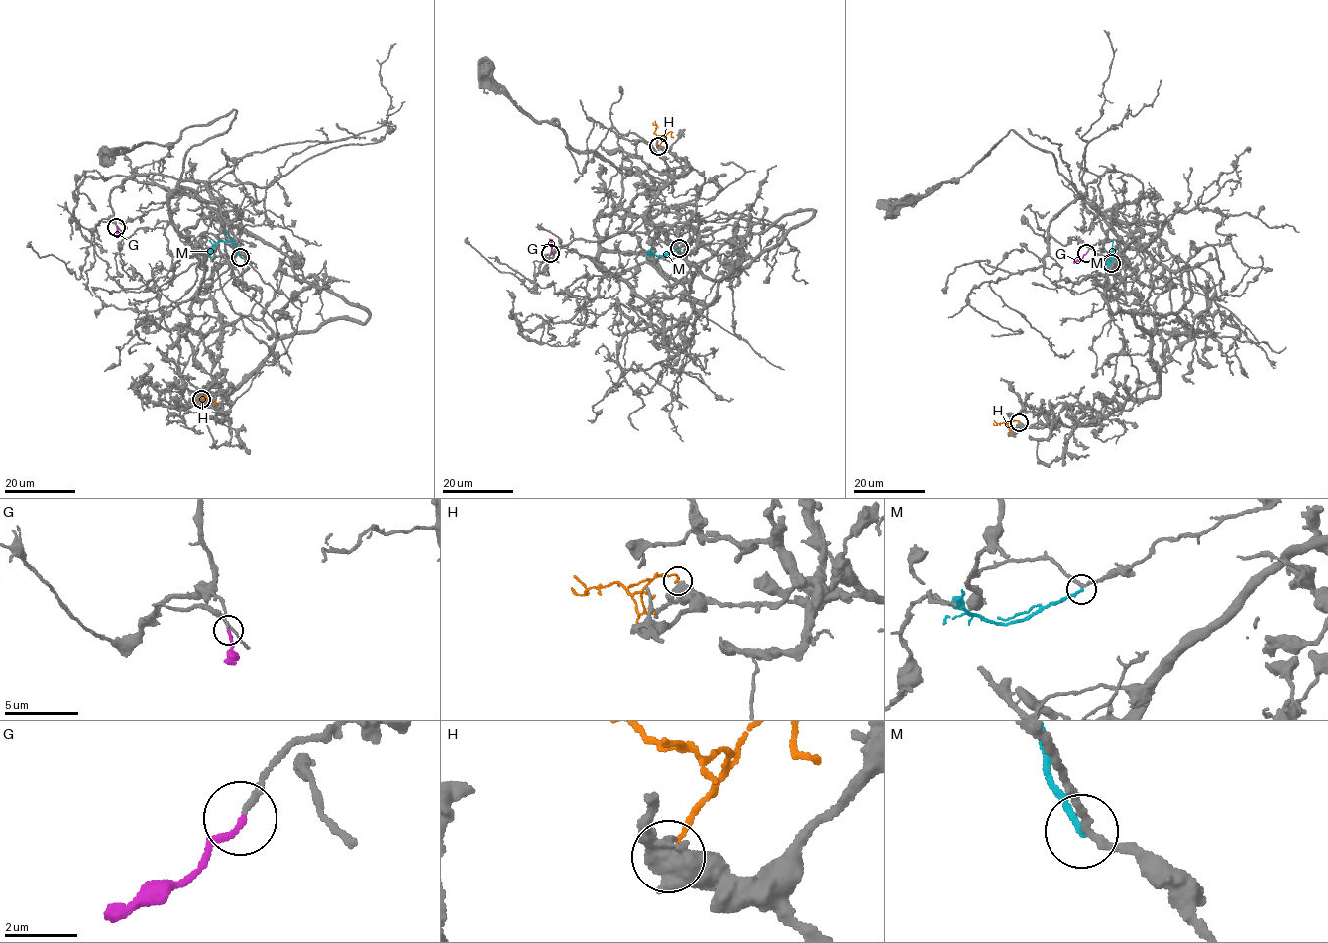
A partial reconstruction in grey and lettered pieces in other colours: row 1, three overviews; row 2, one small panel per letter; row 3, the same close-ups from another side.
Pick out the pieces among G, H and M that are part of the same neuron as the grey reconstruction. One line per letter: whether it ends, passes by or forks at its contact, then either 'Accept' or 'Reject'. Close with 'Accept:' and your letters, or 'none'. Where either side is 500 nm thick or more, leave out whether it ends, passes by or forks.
G: It ends there. Accept
H: Reject
M: It ends there. Reject
Accept: G

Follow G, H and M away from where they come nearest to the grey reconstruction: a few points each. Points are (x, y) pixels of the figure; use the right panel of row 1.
G: (1086, 252), (1073, 262)
H: (1018, 421), (1014, 420), (1010, 429), (1004, 422), (997, 425), (994, 420)
M: (1111, 263), (1114, 249), (1105, 270)

